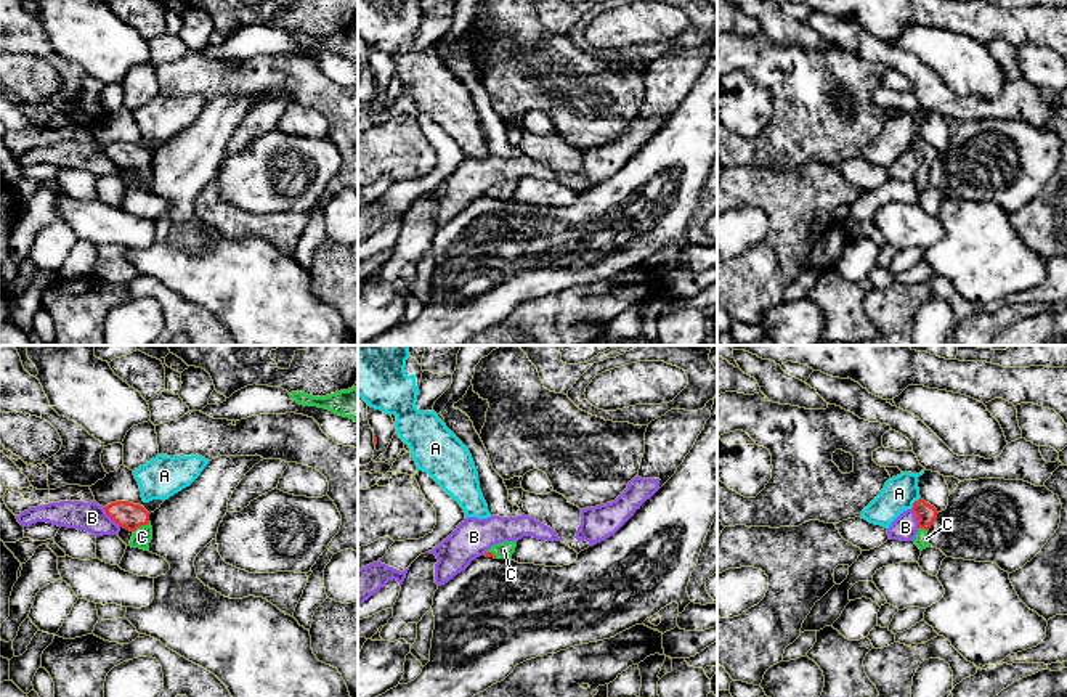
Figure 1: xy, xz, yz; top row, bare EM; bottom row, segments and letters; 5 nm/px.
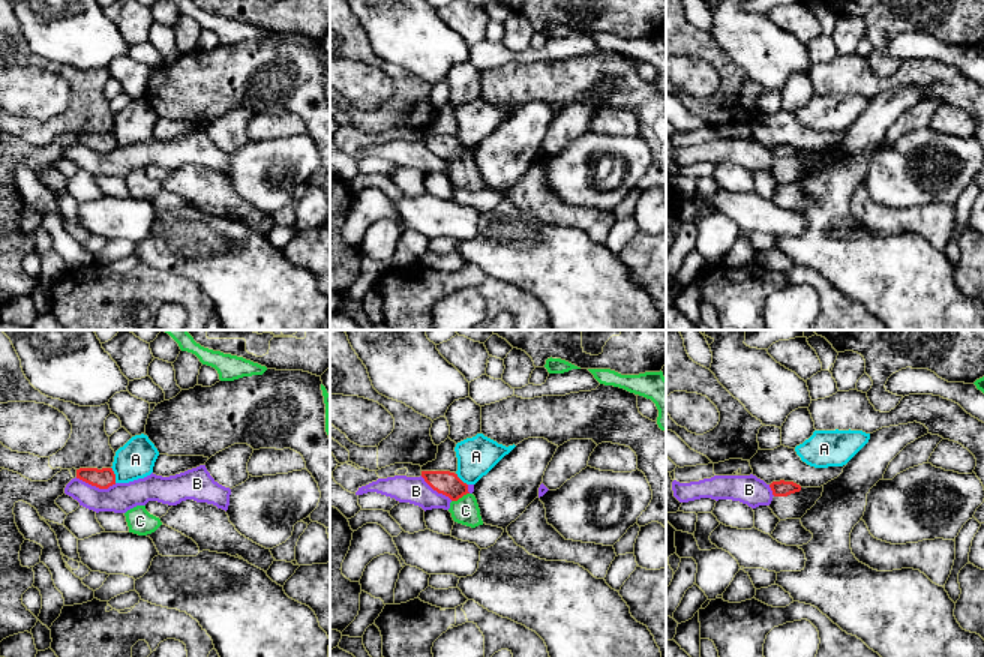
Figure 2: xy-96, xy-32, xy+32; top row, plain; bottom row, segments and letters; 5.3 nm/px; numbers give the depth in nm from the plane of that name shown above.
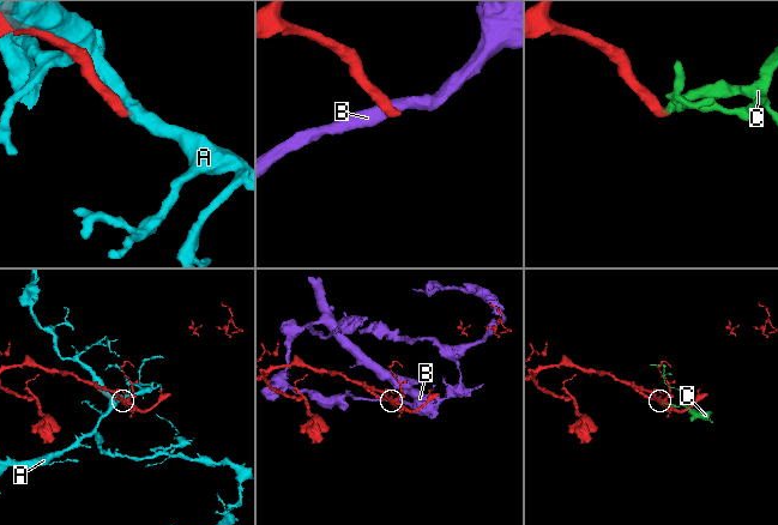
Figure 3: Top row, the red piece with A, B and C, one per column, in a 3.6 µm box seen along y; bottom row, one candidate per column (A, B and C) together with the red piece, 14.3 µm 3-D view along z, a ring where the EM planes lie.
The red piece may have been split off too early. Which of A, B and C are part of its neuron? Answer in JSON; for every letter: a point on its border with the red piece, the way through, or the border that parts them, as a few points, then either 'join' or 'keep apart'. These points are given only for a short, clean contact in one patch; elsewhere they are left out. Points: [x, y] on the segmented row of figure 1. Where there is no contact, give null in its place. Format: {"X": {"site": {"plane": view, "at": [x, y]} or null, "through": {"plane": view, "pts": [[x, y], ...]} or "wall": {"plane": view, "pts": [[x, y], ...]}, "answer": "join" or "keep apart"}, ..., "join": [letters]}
{"A": {"site": {"plane": "yz", "at": [913, 503]}, "answer": "keep apart"}, "B": {"site": {"plane": "xy", "at": [111, 517]}, "wall": {"plane": "xy", "pts": [[103, 508], [121, 525]]}, "answer": "keep apart"}, "C": {"site": {"plane": "xy", "at": [141, 524]}, "through": {"plane": "xy", "pts": [[130, 516], [141, 524], [141, 537]]}, "answer": "join"}, "join": ["C"]}

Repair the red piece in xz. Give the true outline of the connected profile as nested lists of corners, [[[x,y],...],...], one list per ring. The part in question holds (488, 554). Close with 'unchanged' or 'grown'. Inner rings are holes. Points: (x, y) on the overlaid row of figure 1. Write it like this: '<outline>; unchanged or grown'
[[[504,541],[491,546],[485,556],[486,557],[494,557],[494,559],[510,559],[512,554],[515,552],[517,541]]]; grown

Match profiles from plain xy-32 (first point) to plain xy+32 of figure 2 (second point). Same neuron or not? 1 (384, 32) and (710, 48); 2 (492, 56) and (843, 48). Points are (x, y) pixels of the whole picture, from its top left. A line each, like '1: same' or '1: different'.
1: different
2: different

